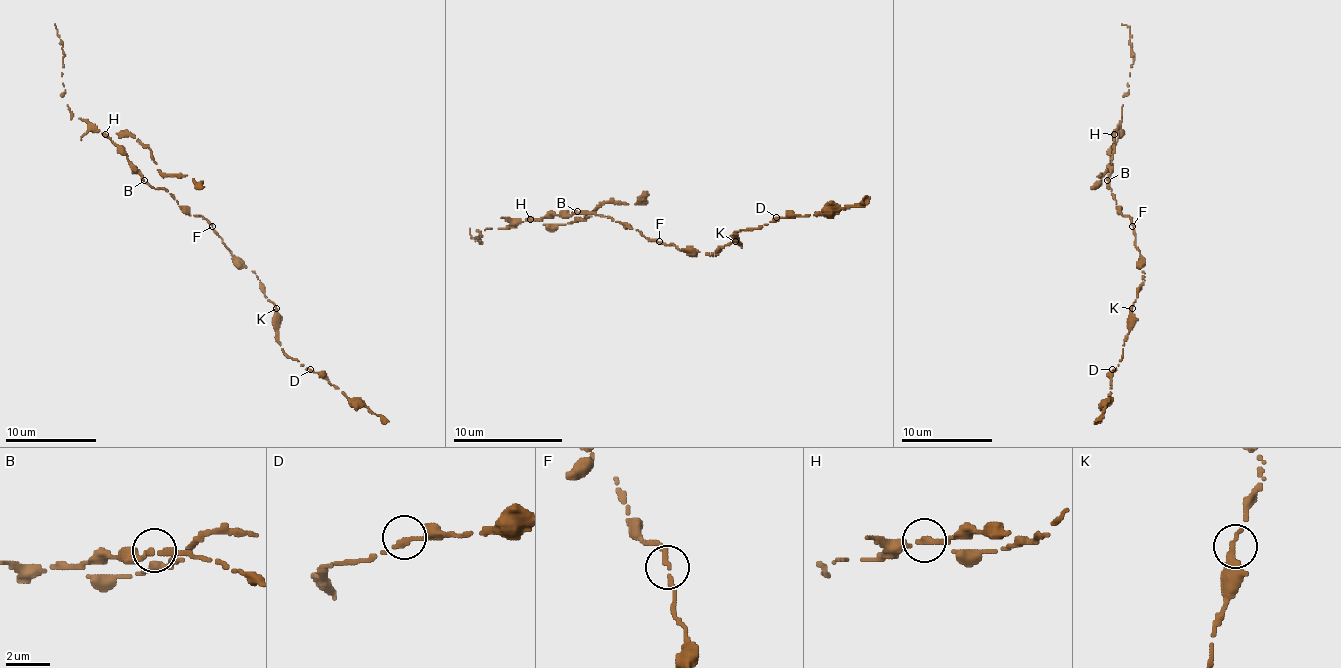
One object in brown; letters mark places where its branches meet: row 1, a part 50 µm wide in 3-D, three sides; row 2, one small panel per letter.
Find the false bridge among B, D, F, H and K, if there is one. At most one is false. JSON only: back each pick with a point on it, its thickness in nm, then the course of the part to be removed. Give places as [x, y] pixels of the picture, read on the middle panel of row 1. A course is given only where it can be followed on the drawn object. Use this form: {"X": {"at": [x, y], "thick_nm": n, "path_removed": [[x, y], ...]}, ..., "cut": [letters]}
{"H": {"at": [530, 219], "thick_nm": 240, "path_removed": [[530, 219], [484, 230], [478, 239], [481, 241], [473, 239], [470, 228]]}, "cut": ["H"]}

